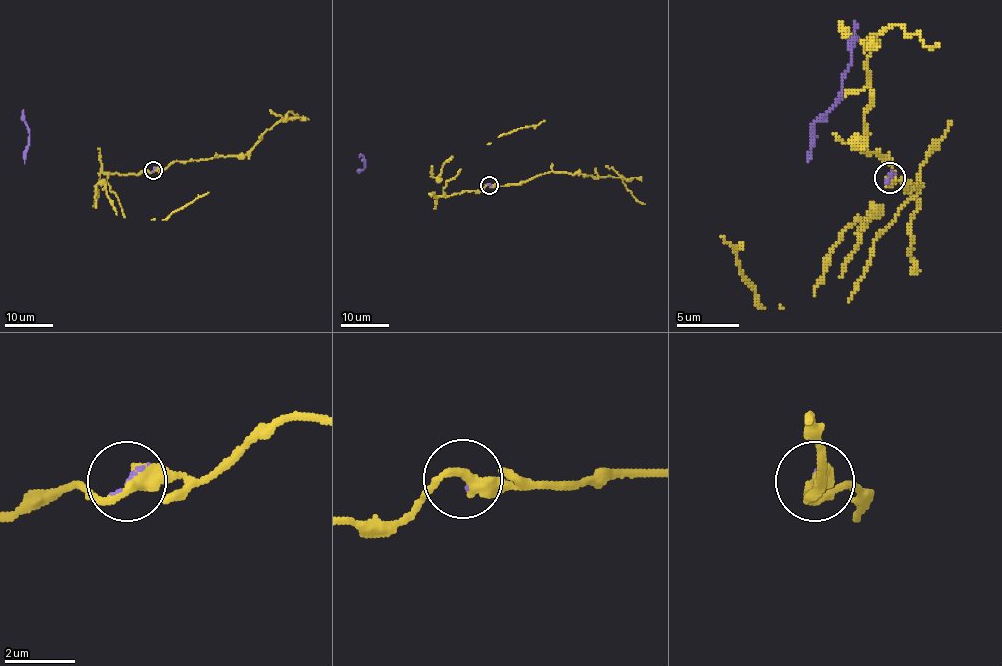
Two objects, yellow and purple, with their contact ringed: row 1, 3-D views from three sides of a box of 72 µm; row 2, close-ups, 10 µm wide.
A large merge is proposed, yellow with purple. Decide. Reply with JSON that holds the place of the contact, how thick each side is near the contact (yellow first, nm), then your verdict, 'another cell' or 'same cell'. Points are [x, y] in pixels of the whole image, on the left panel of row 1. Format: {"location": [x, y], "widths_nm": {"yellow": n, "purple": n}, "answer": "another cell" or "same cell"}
{"location": [153, 170], "widths_nm": {"yellow": 400, "purple": 110}, "answer": "another cell"}

